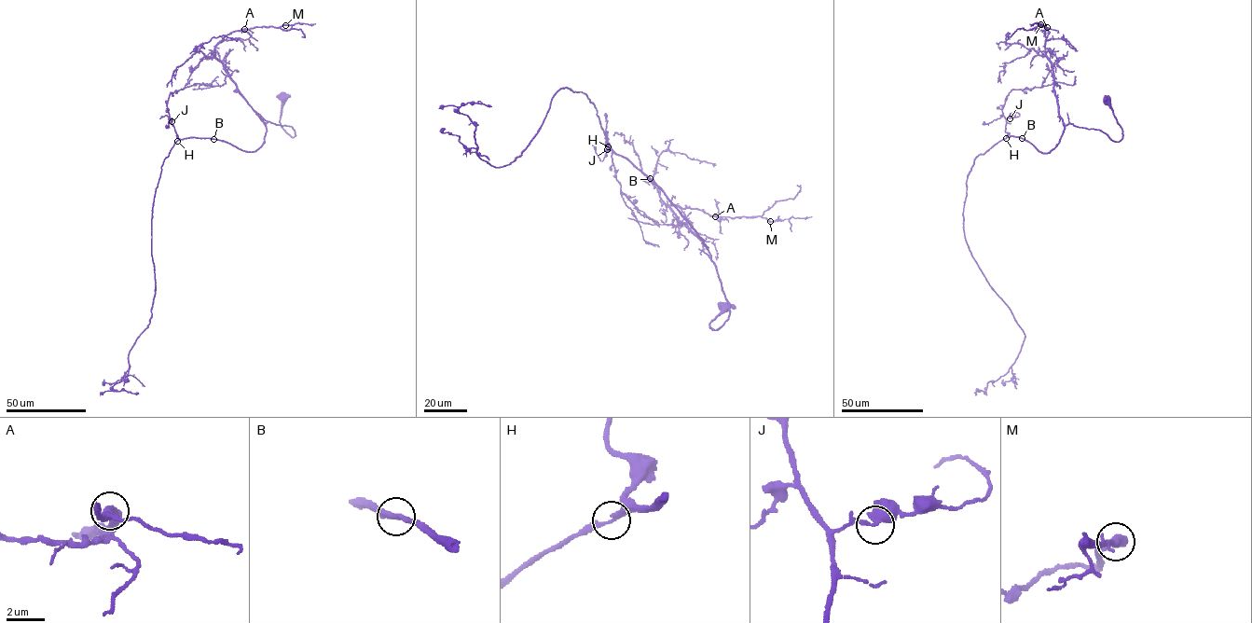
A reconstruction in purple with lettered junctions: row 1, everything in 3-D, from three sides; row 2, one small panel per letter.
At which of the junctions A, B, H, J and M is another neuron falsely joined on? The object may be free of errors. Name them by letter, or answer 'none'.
none

